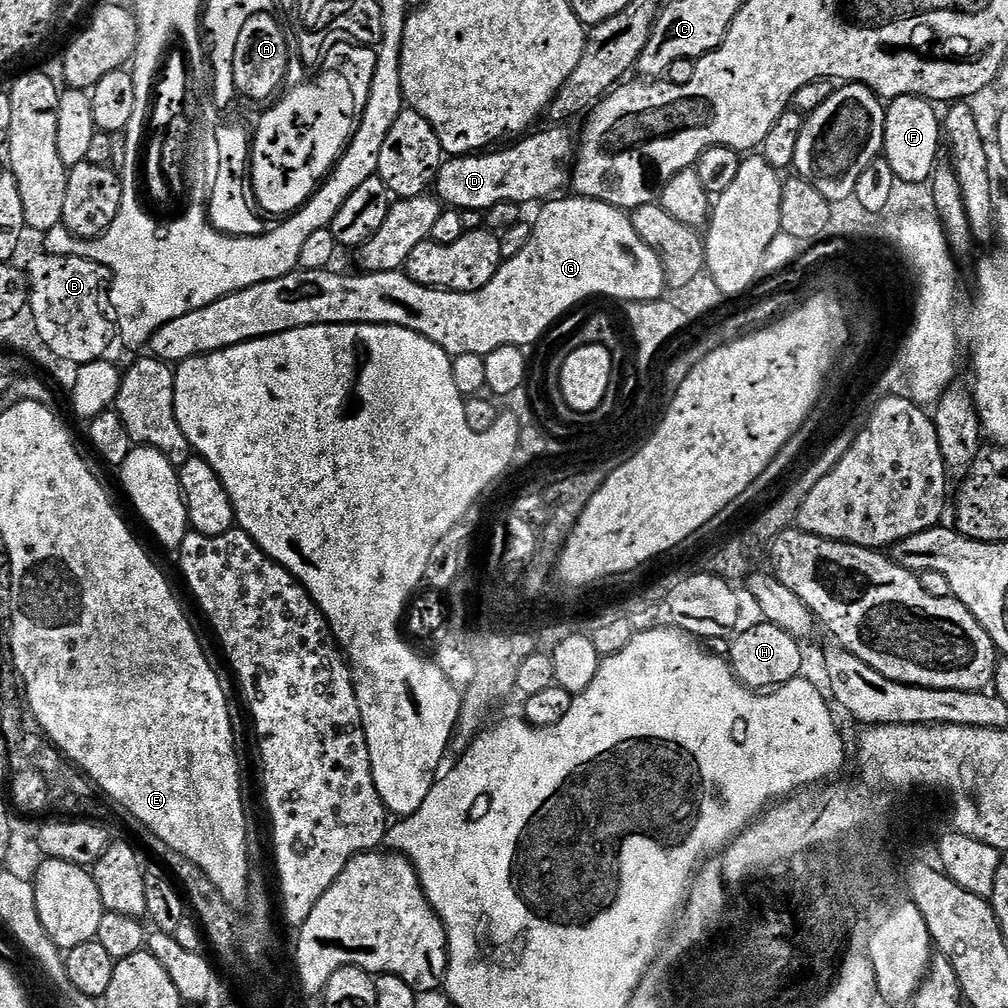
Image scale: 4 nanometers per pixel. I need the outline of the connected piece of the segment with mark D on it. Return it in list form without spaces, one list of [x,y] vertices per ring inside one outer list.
[[[548,127],[552,128],[546,129],[545,132],[533,131],[517,139],[515,141],[517,144],[513,148],[504,148],[501,152],[488,150],[483,154],[445,159],[440,166],[440,173],[436,175],[435,195],[445,205],[456,210],[465,208],[487,210],[496,203],[527,206],[531,200],[544,202],[555,197],[559,193],[556,191],[563,184],[565,187],[570,180],[570,169],[574,164],[574,136],[564,129],[567,127]]]

